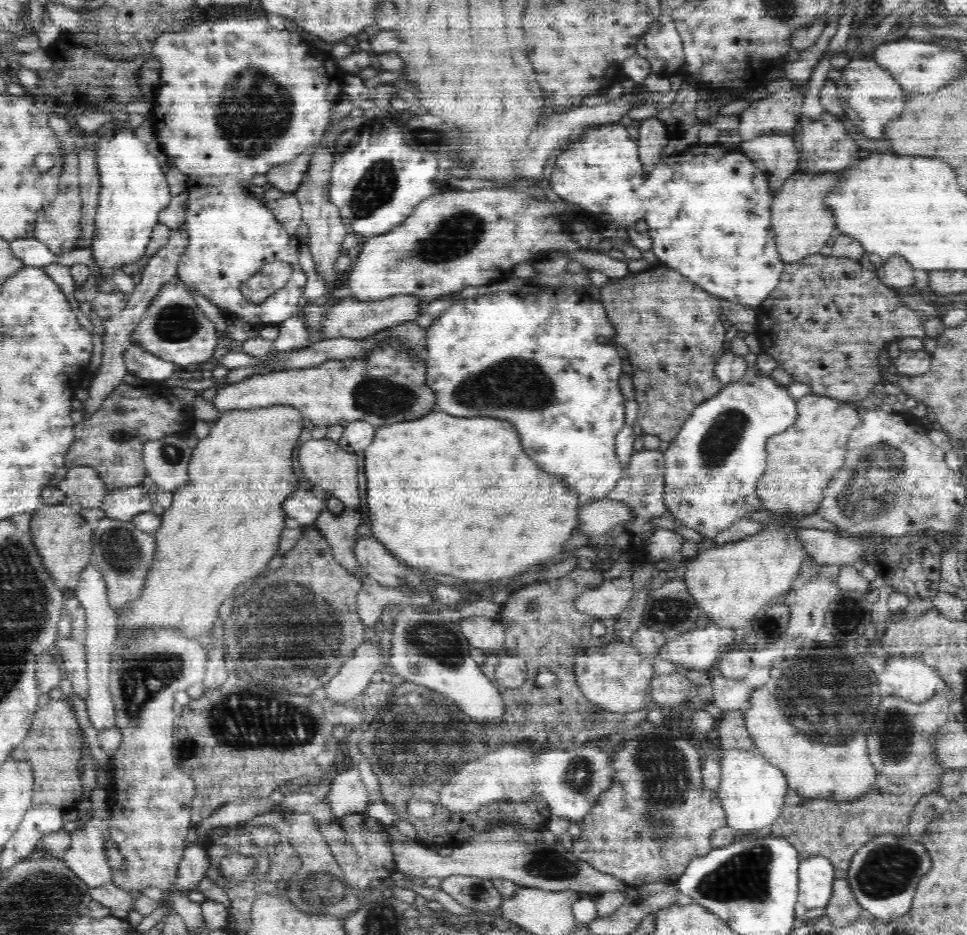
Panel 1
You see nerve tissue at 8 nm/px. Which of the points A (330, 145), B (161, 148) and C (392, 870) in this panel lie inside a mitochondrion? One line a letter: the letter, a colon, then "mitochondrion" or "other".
A: other
B: other
C: other

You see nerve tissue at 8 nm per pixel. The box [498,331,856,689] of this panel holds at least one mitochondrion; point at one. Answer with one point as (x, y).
(723, 437)

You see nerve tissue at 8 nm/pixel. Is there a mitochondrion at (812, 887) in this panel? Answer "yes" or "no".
no

